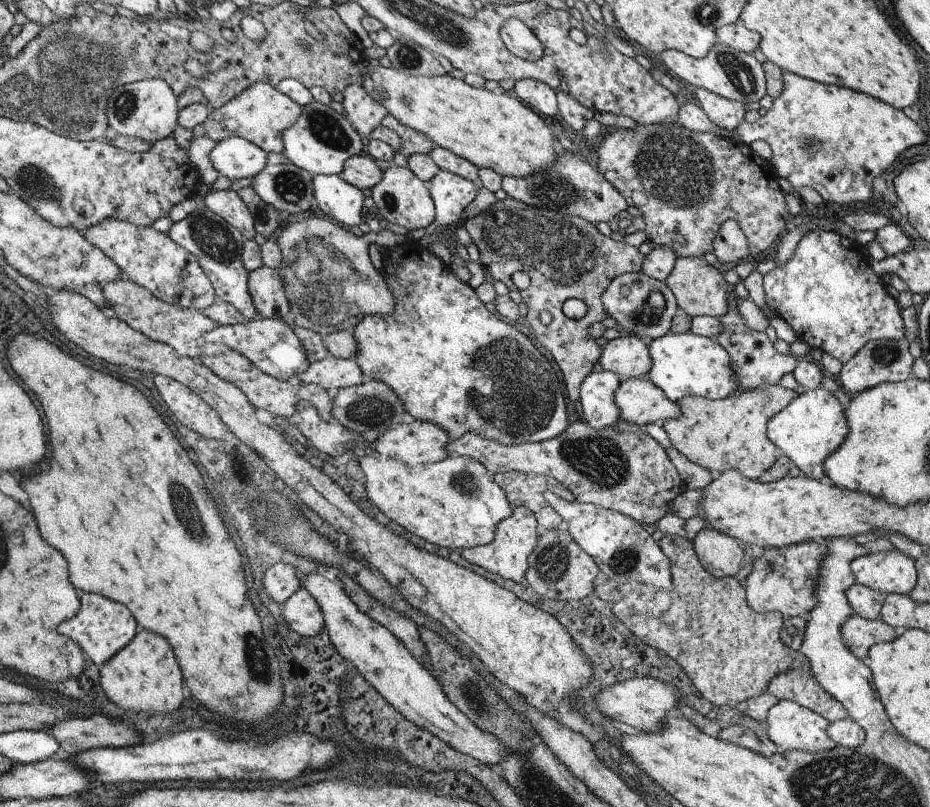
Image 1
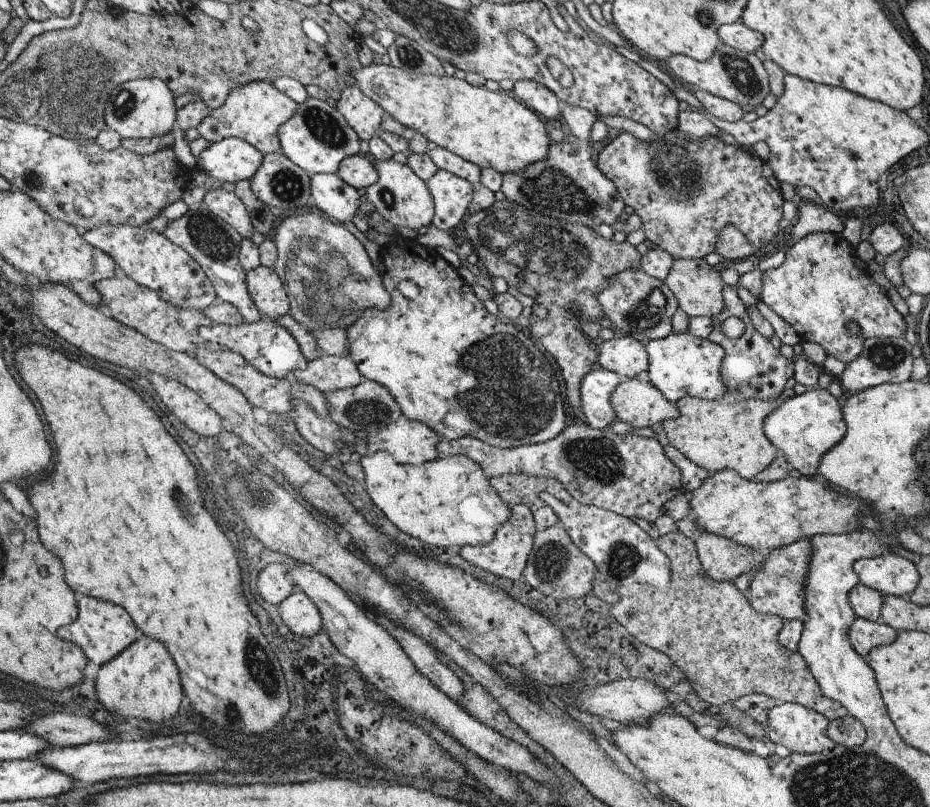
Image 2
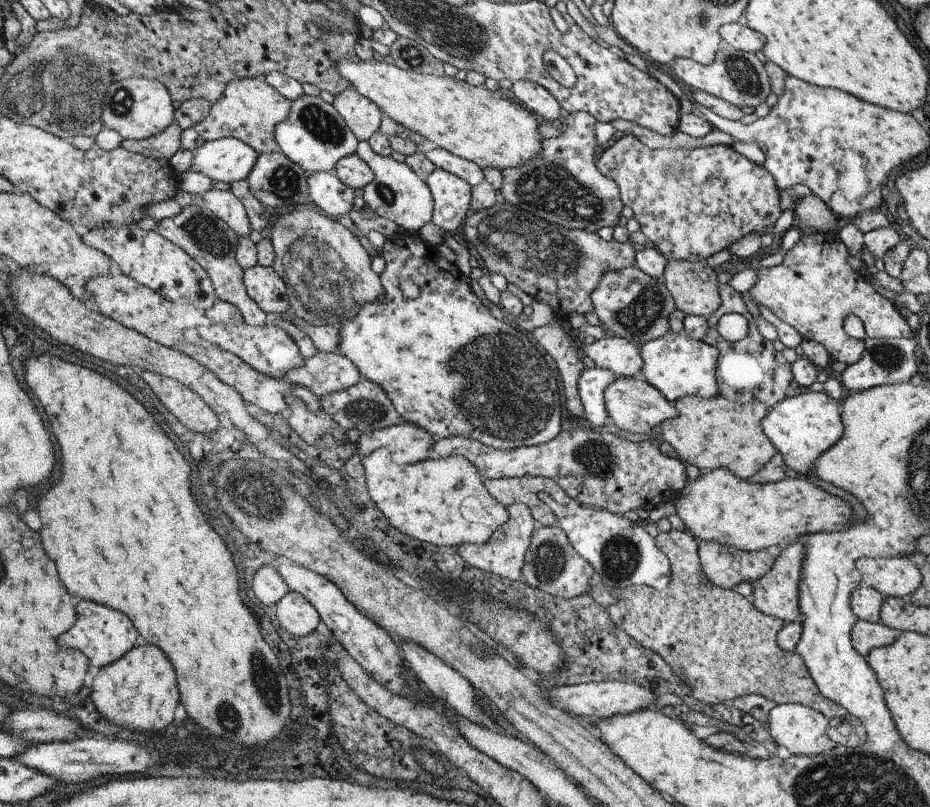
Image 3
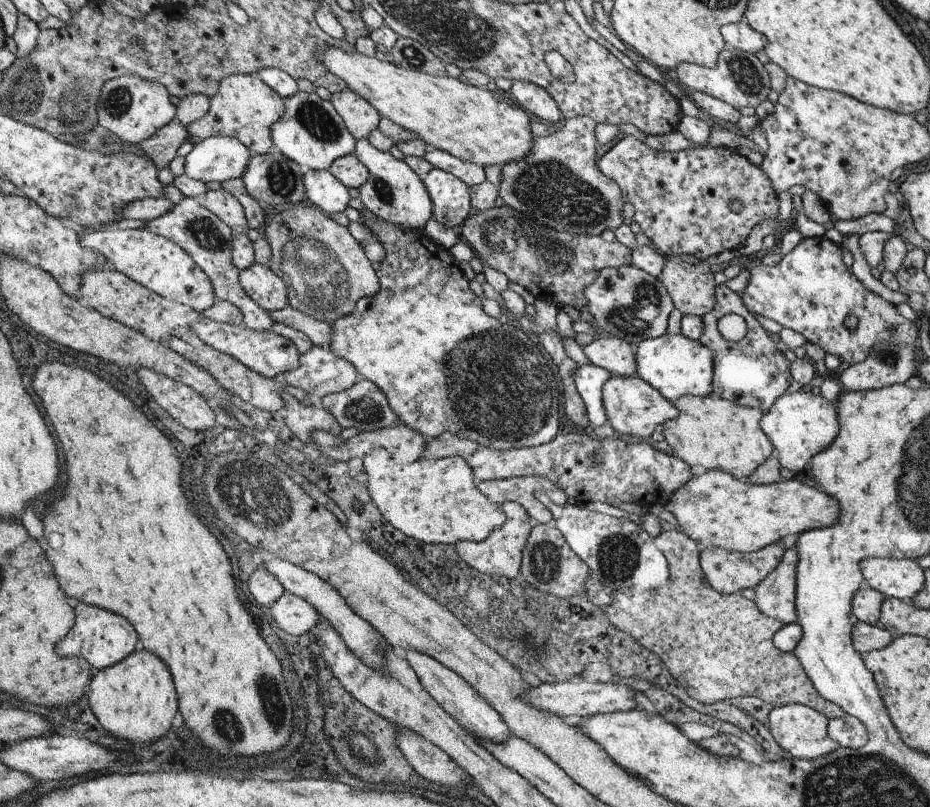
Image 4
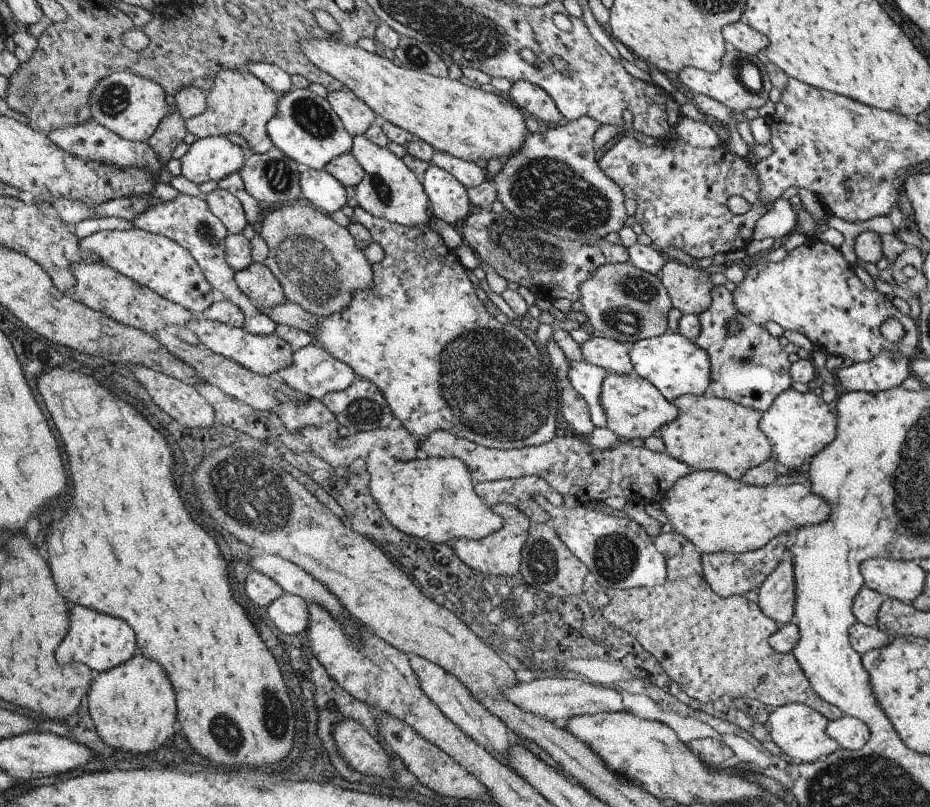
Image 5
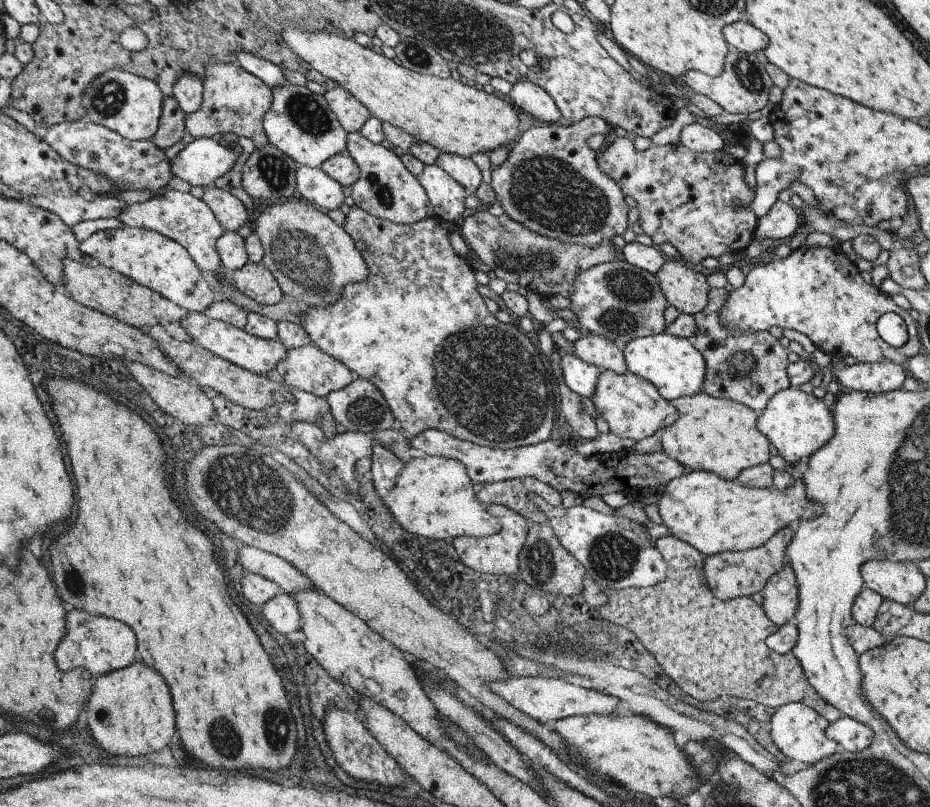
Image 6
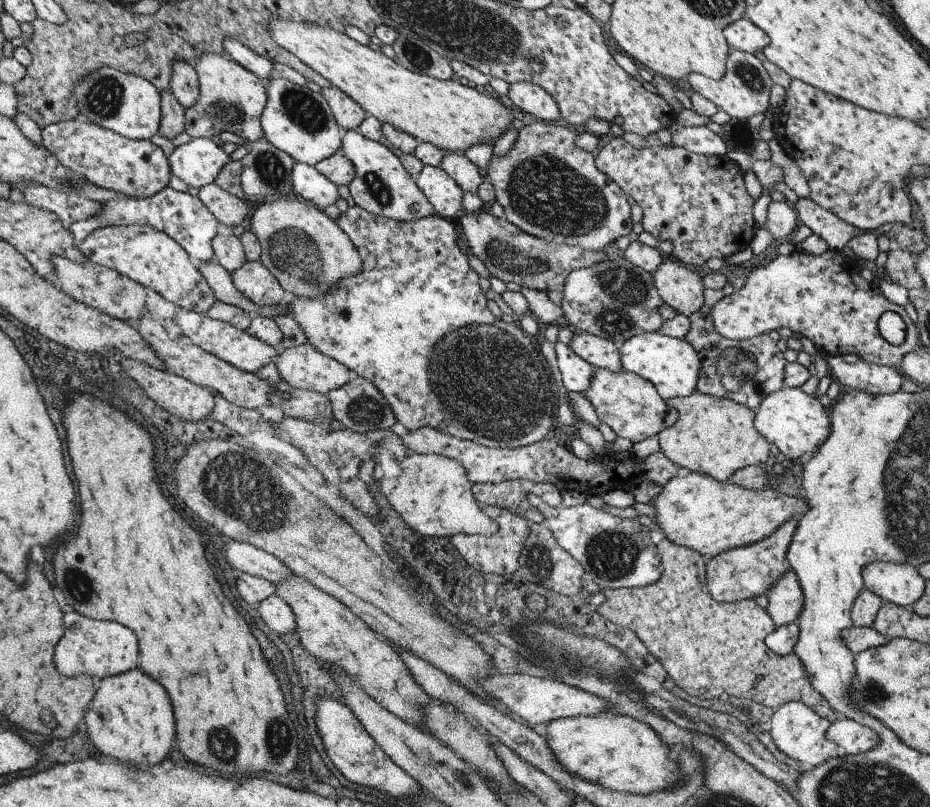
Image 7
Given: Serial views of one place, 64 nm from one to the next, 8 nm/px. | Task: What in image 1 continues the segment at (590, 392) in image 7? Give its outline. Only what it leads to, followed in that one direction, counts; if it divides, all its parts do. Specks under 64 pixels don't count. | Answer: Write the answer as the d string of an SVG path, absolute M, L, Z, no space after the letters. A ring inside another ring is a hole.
M623 379L615 401L621 410L622 421L638 426L662 424L682 414L679 404L670 400L650 379Z

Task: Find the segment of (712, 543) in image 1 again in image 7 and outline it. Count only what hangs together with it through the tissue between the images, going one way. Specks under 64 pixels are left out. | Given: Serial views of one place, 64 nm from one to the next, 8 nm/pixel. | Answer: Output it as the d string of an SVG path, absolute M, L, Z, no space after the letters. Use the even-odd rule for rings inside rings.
M797 518L787 520L768 538L754 546L740 547L721 553L707 561L708 586L711 595L721 603L731 603L744 599L755 599L767 594L769 588L791 568L787 552L797 528Z

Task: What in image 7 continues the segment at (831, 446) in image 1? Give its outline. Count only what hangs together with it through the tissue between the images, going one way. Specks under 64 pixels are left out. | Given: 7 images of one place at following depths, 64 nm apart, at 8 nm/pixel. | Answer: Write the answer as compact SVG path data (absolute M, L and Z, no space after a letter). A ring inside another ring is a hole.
M782 387L769 394L755 411L754 426L768 442L776 444L787 463L812 453L831 433L830 411L820 404L817 396L809 395L801 387Z

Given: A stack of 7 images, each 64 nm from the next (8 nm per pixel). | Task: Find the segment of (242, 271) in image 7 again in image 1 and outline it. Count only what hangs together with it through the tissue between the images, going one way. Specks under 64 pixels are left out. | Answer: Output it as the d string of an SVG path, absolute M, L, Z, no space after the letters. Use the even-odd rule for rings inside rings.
M264 265L249 271L248 290L259 316L281 319L290 311L285 283L277 269Z

